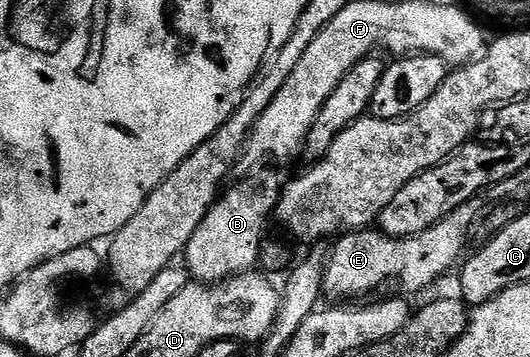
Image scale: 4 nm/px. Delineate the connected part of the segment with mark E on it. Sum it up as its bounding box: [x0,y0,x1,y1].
[324,200,481,298]

